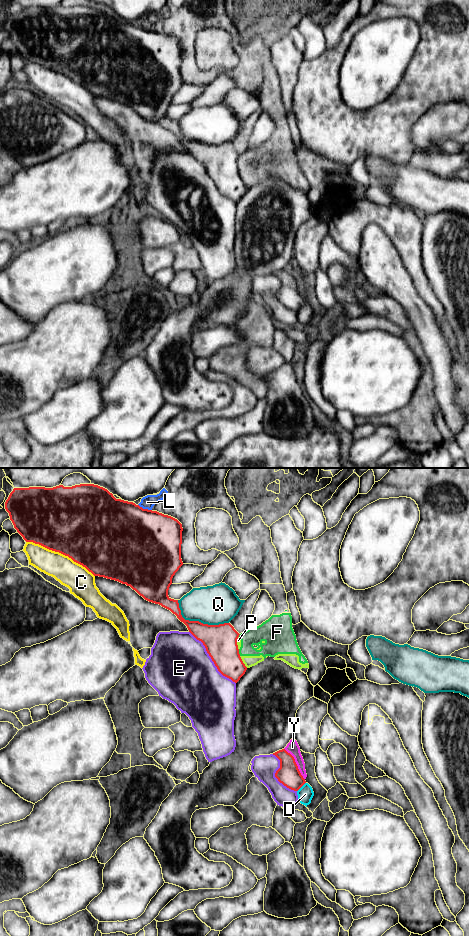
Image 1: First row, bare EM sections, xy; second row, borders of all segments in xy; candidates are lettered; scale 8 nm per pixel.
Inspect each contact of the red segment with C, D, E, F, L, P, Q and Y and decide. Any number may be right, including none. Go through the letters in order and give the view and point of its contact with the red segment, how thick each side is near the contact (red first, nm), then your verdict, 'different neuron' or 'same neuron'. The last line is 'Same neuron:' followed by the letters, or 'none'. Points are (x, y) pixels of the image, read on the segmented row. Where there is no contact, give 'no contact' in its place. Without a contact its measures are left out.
C: meets red in xy at (60, 552); 500 nm thick on the red side, 220 nm on the other; different neuron
D: meets red in xy at (301, 786); 180 nm thick on the red side, 130 nm on the other; different neuron
E: meets red in xy at (211, 658); 260 nm thick on the red side, 500 nm on the other; different neuron
F: meets red in xy at (238, 652); 260 nm thick on the red side, 140 nm on the other; different neuron
L: meets red in xy at (145, 509); 500 nm thick on the red side, 110 nm on the other; different neuron
P: meets red in xy at (242, 662); 260 nm thick on the red side, 90 nm on the other; different neuron
Q: meets red in xy at (197, 621); 260 nm thick on the red side, 320 nm on the other; different neuron
Y: meets red in xy at (296, 764); 180 nm thick on the red side, 100 nm on the other; different neuron
Same neuron: none

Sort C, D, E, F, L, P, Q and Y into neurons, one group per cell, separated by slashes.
C / D / E / F L P Y / Q

